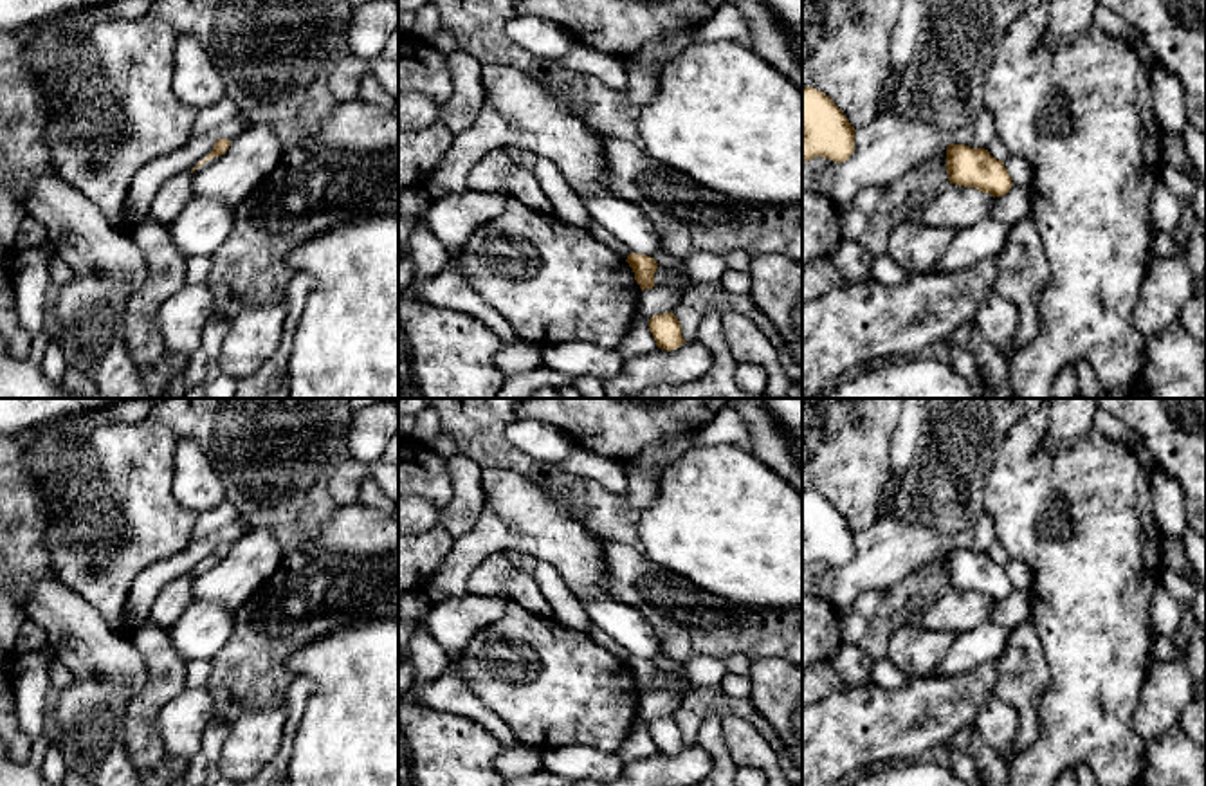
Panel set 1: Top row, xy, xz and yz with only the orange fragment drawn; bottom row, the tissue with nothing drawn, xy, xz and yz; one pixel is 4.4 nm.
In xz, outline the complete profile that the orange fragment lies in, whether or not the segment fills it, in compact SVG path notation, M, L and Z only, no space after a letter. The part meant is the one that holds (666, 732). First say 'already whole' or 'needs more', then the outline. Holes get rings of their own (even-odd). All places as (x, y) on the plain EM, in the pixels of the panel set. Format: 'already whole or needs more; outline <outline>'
already whole; outline M672 716L658 717L649 723L649 734L662 754L676 754L685 743L681 739L681 728Z

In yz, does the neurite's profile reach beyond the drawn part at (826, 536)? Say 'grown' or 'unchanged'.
unchanged

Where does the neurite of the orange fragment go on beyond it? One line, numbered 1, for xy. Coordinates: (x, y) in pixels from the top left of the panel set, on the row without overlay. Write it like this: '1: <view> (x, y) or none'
1: none

